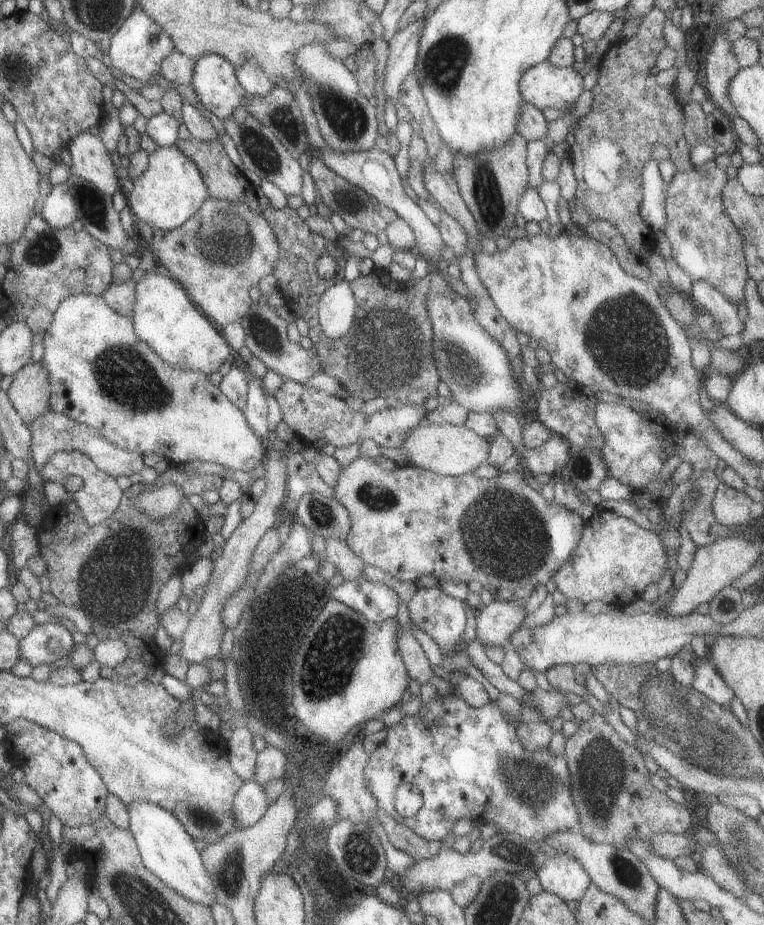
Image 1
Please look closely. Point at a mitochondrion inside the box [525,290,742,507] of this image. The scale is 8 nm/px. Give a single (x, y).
(582, 469)

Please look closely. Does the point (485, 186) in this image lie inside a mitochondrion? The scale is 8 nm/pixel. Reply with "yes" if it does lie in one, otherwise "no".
yes

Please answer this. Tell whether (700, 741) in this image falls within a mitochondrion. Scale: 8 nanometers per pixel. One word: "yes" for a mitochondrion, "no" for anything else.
yes

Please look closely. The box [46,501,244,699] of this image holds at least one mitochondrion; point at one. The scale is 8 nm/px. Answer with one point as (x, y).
(116, 589)

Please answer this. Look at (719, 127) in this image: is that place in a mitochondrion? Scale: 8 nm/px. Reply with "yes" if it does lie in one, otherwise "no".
no

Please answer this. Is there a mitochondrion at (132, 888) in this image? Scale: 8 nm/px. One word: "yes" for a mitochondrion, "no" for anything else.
yes

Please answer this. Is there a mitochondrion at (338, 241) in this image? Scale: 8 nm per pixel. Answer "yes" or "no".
no

